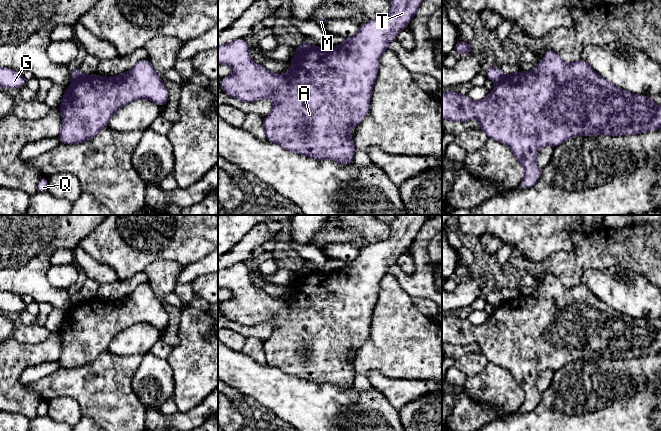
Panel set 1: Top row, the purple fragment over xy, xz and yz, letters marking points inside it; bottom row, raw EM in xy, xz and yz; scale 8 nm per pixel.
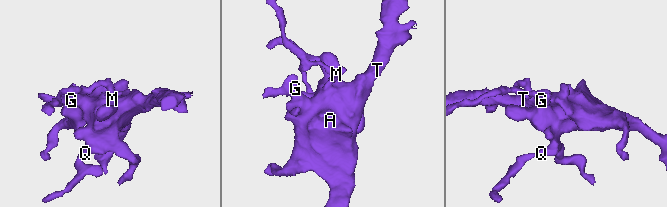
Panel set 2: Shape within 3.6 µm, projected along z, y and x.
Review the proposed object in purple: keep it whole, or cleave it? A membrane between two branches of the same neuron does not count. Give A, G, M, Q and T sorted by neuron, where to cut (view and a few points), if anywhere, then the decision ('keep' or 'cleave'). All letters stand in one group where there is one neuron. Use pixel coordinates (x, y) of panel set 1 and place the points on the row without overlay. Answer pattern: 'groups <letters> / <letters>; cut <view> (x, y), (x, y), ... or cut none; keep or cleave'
groups A G Q T / M; cut xz (312, 269), (309, 272), (295, 275); cleave

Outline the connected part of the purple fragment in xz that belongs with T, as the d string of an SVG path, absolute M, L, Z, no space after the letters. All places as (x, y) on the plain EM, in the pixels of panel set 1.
M397 215L390 223L390 236L378 243L361 248L358 256L345 266L324 273L312 270L300 276L295 275L289 285L292 292L285 299L274 299L271 295L257 288L250 280L248 267L243 262L218 271L218 287L230 289L233 293L230 300L220 306L225 317L238 325L253 327L271 322L273 325L270 337L263 342L266 363L278 367L284 373L300 379L310 380L316 384L329 383L341 389L353 387L356 371L354 363L349 360L350 353L359 350L370 333L370 323L379 294L381 279L388 274L388 269L396 263L398 257L411 246L429 215Z

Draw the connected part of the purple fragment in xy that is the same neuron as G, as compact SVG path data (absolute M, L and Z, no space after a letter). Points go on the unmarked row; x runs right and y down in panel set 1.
M0 291L0 313L21 312L26 308L22 297L7 291Z

